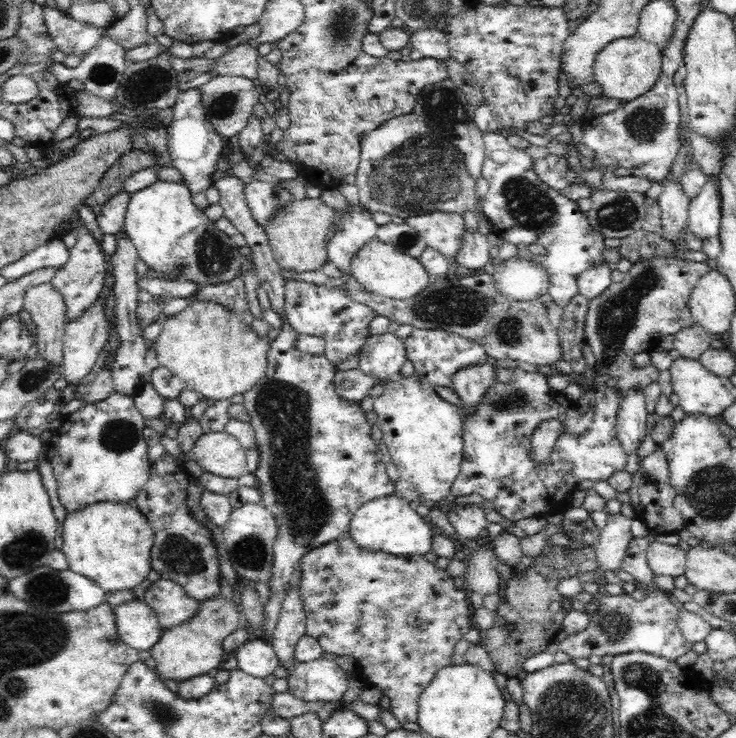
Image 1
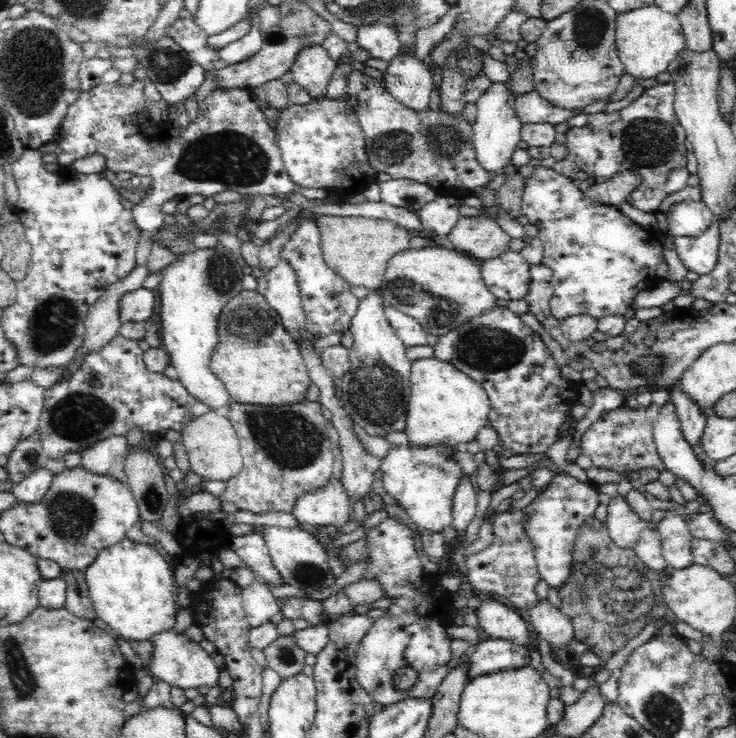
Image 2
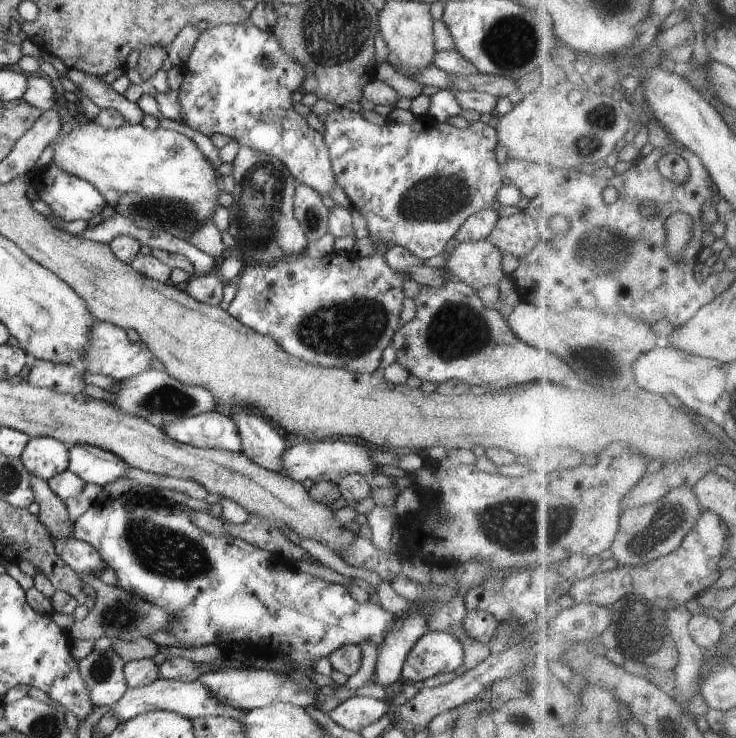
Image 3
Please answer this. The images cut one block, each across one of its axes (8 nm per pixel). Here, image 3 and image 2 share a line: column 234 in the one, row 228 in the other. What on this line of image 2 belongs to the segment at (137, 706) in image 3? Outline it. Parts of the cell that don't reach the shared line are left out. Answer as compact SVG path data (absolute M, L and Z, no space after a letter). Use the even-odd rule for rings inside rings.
M712 223L700 236L677 236L673 238L676 253L690 272L699 275L708 274L718 262L720 227Z

